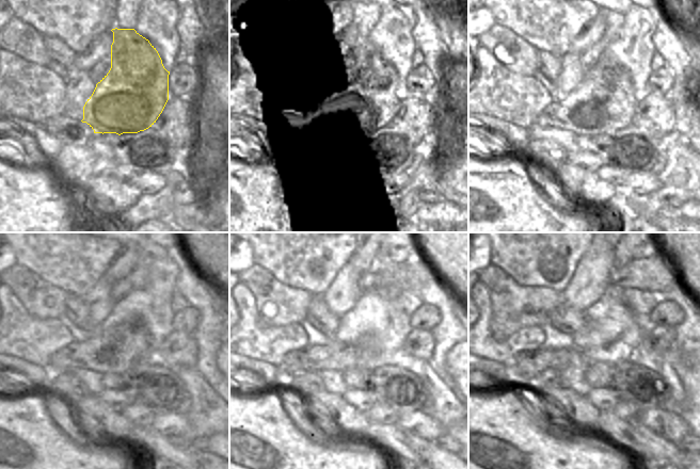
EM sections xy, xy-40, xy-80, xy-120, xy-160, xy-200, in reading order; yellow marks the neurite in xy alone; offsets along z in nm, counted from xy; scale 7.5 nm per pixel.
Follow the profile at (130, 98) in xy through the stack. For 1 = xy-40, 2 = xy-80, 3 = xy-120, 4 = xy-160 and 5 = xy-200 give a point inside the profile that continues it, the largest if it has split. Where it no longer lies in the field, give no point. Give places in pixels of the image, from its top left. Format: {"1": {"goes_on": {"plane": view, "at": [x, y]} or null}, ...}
{"1": {"goes_on": {"plane": "xy-40", "at": [365, 100]}}, "2": {"goes_on": {"plane": "xy-80", "at": [604, 102]}}, "3": {"goes_on": {"plane": "xy-120", "at": [116, 351]}}, "4": {"goes_on": {"plane": "xy-160", "at": [340, 356]}}, "5": {"goes_on": {"plane": "xy-200", "at": [522, 368]}}}

